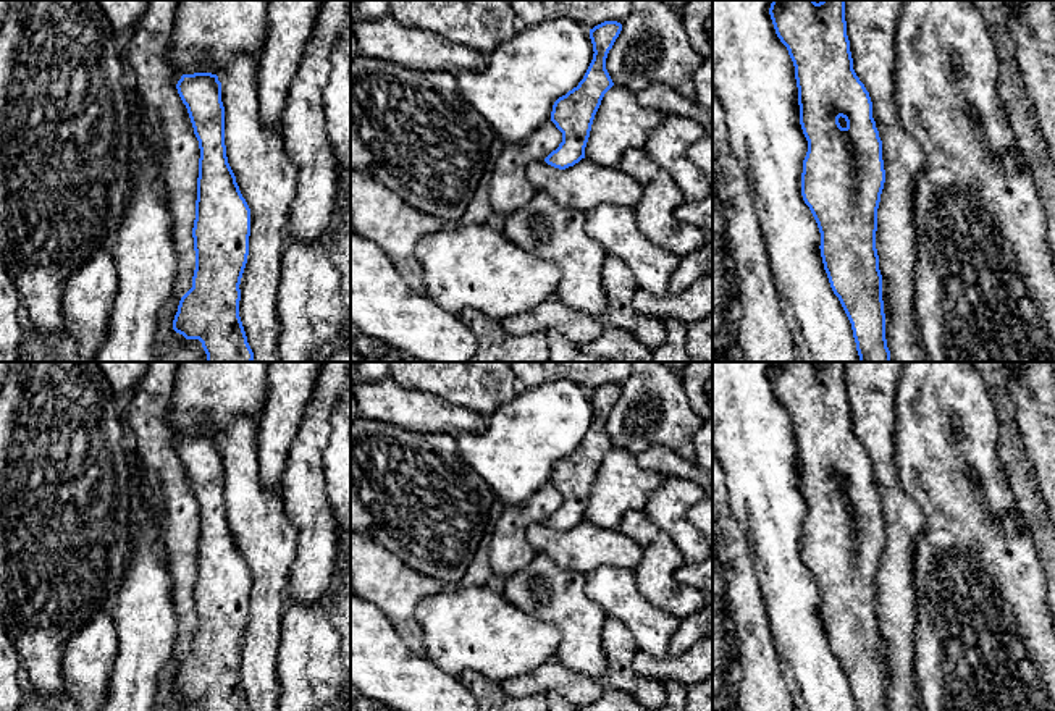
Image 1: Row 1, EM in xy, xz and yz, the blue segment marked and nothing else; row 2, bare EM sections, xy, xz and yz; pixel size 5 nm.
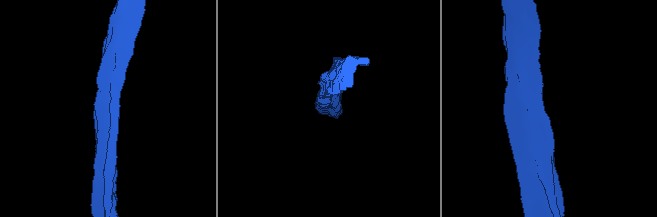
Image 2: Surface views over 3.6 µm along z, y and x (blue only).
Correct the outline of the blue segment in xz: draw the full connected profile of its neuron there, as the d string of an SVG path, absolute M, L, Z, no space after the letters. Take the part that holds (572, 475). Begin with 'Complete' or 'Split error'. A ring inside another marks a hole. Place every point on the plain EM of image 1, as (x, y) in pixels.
Complete. M604 383L590 391L593 422L577 449L559 459L551 473L551 483L562 494L562 504L544 524L554 530L565 532L585 520L595 477L604 456L614 448L606 420L622 393L617 383Z

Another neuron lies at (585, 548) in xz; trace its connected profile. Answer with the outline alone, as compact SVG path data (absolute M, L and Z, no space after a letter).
M588 520L565 532L538 522L527 528L527 540L559 567L583 575L606 566L635 570L641 559L638 543L628 540L619 528L601 528Z

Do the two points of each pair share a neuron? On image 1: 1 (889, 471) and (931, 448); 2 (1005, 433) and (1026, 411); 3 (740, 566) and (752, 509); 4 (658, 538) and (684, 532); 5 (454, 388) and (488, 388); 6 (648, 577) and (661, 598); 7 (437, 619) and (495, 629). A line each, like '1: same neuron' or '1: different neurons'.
1: different neurons
2: different neurons
3: different neurons
4: different neurons
5: same neuron
6: same neuron
7: same neuron

